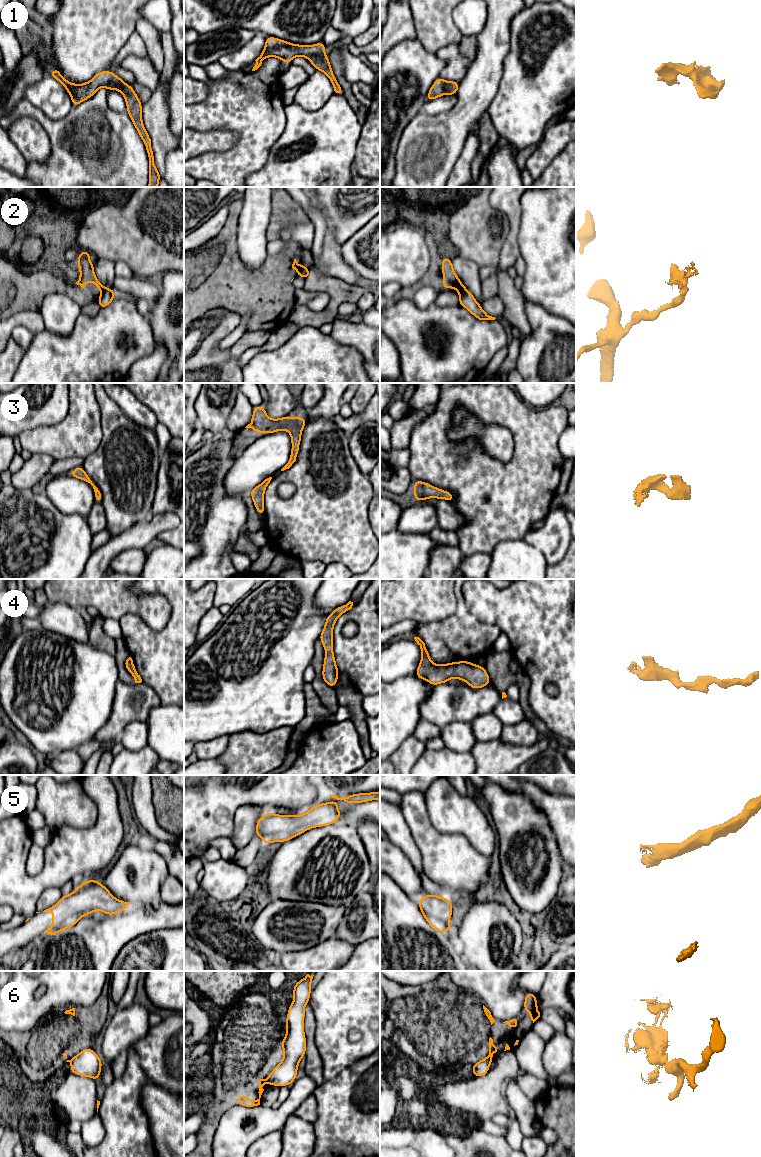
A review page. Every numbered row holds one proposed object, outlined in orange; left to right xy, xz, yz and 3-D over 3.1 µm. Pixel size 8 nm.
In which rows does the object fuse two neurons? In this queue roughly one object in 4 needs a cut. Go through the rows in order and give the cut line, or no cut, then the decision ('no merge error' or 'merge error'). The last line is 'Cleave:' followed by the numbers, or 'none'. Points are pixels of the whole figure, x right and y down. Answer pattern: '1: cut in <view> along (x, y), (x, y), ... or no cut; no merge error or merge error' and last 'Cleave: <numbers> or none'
1: no cut; no merge error
2: cut in xz along (302, 265), (297, 274); merge error
3: no cut; no merge error
4: no cut; no merge error
5: no cut; no merge error
6: cut in xz along (266, 1078), (268, 1081); merge error
Cleave: 2, 6

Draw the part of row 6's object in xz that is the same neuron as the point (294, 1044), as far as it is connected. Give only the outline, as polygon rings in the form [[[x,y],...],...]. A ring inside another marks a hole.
[[[307,974],[302,980],[294,984],[292,994],[294,1000],[288,1008],[286,1017],[286,1036],[280,1041],[284,1051],[282,1061],[267,1077],[269,1085],[291,1085],[297,1078],[300,1060],[306,1055],[306,1036],[304,1033],[304,1007],[308,1004],[311,993],[313,976]]]

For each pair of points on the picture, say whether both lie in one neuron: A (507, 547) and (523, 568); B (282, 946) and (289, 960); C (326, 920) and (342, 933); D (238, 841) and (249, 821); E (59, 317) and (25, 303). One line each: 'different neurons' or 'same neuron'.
A: same neuron
B: different neurons
C: different neurons
D: same neuron
E: different neurons

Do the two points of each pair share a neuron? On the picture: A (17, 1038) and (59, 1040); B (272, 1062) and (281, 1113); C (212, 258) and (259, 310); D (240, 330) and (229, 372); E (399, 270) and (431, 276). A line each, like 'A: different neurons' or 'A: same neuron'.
A: same neuron
B: different neurons
C: same neuron
D: different neurons
E: different neurons

